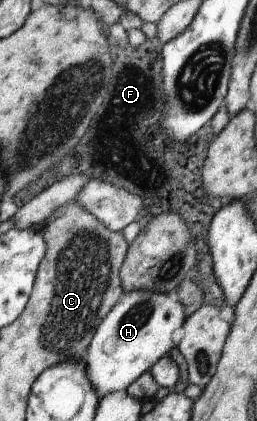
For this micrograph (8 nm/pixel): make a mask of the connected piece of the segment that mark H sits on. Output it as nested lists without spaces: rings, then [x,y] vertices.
[[[130,290],[121,293],[119,300],[97,325],[95,334],[85,350],[86,375],[96,388],[99,397],[126,389],[140,374],[148,371],[162,356],[168,355],[173,345],[173,332],[181,328],[186,314],[184,304],[176,291],[153,292],[152,290]]]

